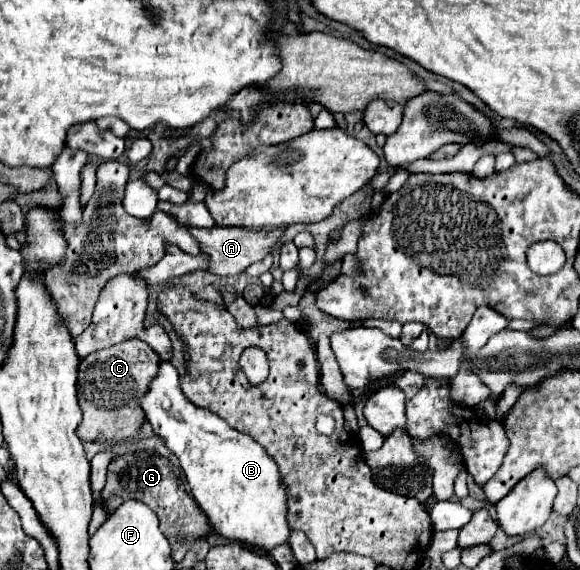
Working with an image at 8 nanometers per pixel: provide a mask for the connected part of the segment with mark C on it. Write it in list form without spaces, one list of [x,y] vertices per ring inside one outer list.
[[[125,339],[113,347],[95,351],[81,359],[79,363],[79,379],[77,379],[77,399],[79,407],[83,411],[83,421],[77,427],[77,437],[81,441],[97,441],[97,439],[113,439],[123,441],[137,437],[143,427],[143,409],[139,407],[139,399],[147,393],[147,387],[151,385],[151,379],[155,379],[155,373],[159,371],[159,357],[157,353],[141,339]]]

